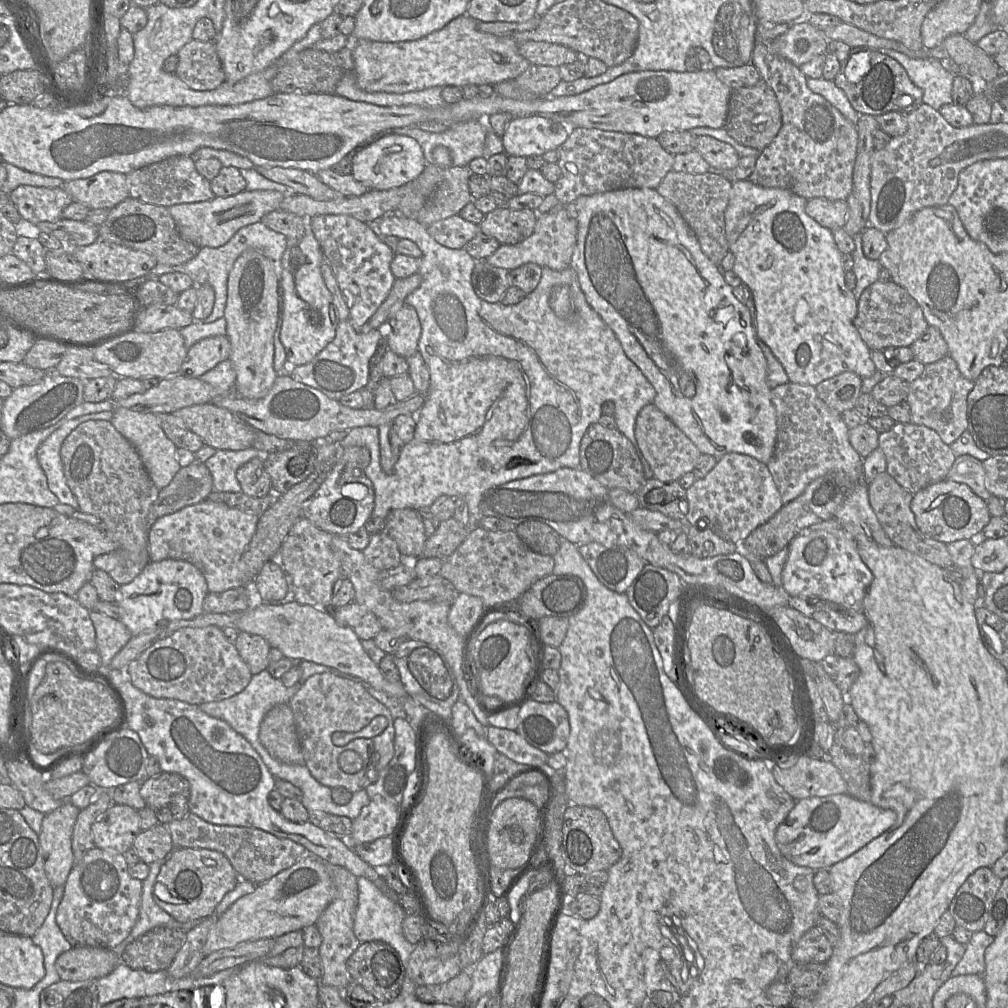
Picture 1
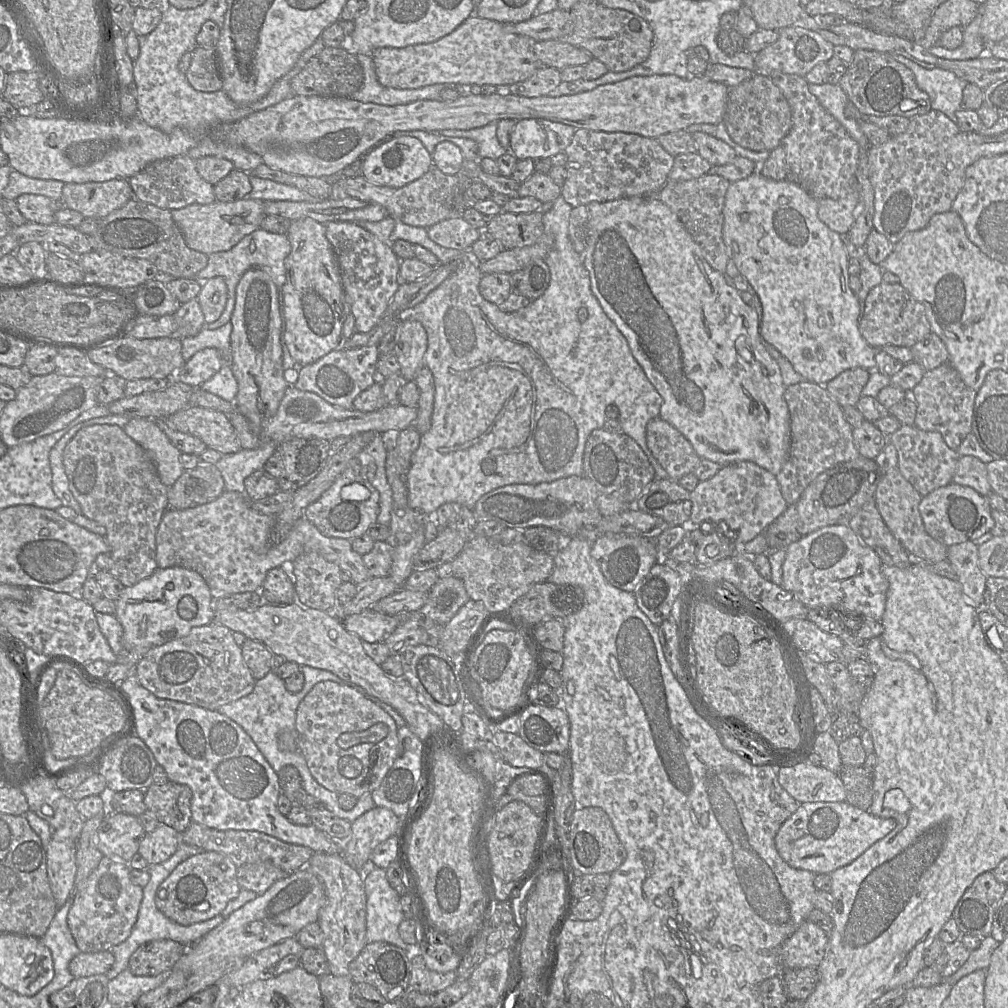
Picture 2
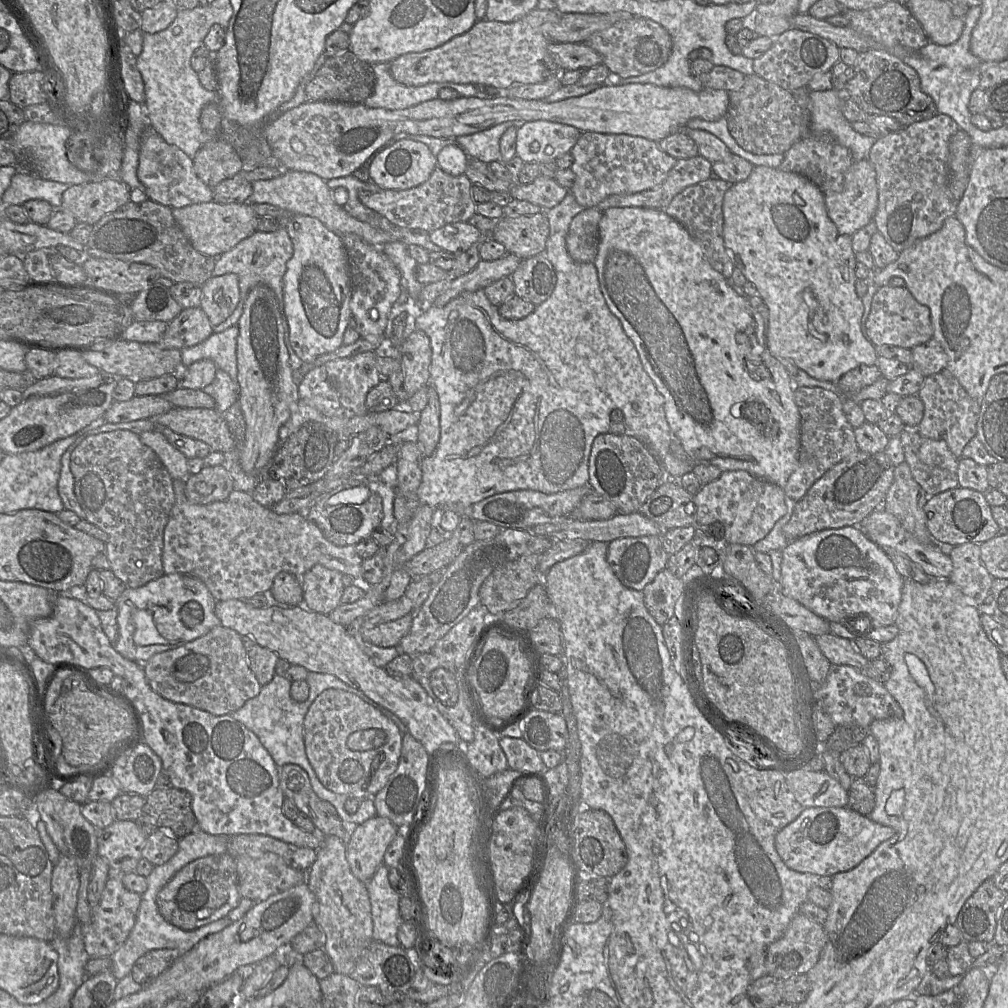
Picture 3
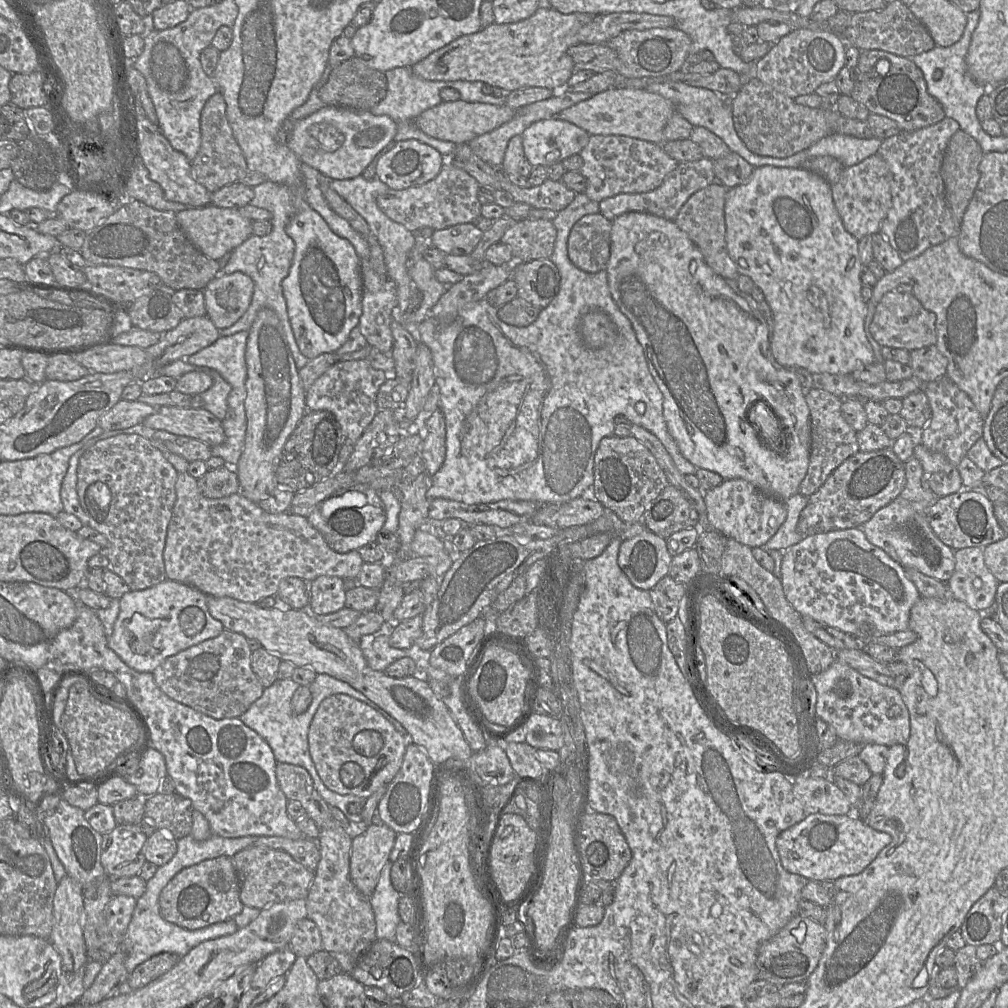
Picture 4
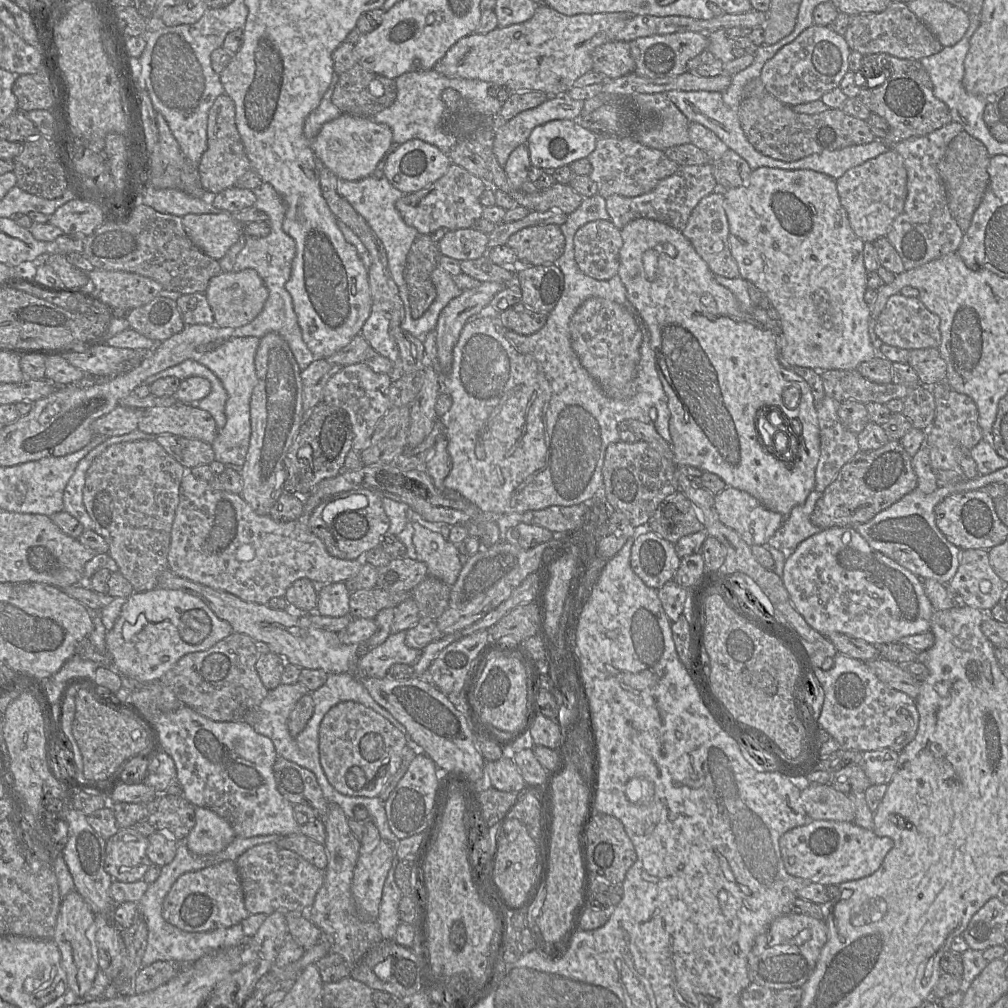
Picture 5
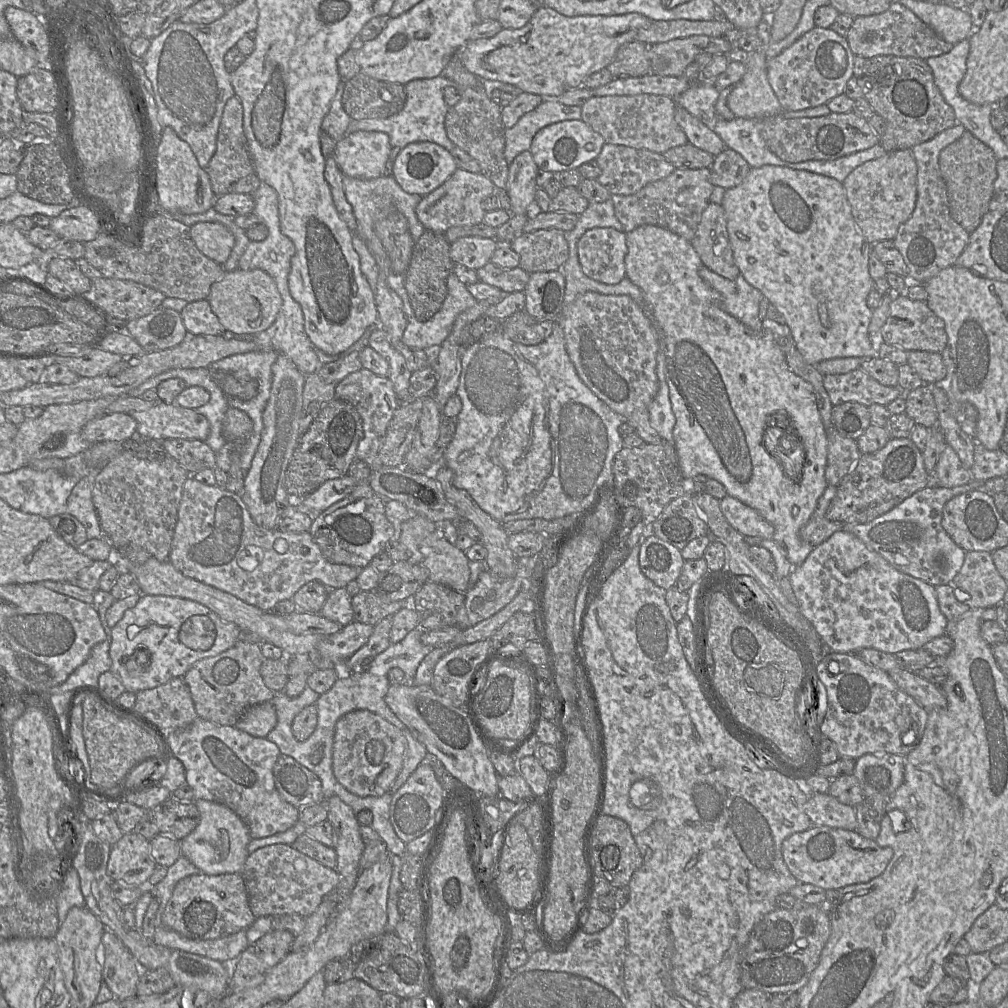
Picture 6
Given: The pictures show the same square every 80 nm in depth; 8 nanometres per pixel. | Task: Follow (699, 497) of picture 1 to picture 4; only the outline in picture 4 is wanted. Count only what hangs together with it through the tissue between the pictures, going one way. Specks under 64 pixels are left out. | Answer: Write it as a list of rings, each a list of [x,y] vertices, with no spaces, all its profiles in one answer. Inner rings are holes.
[[[740,478],[724,480],[719,486],[704,492],[704,501],[711,528],[750,548],[764,546],[787,517],[784,501],[764,494]]]

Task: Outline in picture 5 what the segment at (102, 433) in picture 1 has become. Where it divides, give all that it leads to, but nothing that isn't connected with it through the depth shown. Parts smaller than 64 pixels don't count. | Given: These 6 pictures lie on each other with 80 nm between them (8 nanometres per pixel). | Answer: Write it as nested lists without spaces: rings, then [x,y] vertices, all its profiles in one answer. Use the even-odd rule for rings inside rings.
[[[137,440],[112,444],[99,454],[87,470],[83,487],[83,503],[90,516],[94,531],[108,543],[108,555],[115,561],[118,571],[132,584],[135,592],[150,591],[157,587],[159,575],[168,569],[167,555],[170,546],[171,529],[177,505],[179,503],[179,488],[186,469],[182,464],[171,457],[155,440]]]

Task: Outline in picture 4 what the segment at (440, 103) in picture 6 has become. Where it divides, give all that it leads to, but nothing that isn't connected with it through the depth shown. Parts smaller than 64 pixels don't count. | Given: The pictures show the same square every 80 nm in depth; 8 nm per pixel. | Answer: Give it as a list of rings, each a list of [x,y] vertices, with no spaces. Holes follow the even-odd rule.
[[[398,67],[385,72],[387,78],[387,94],[385,98],[380,101],[376,106],[374,106],[370,111],[374,115],[387,115],[389,116],[397,125],[397,133],[393,140],[395,142],[400,142],[403,140],[414,139],[416,135],[413,134],[423,134],[424,136],[430,137],[423,131],[421,131],[415,124],[415,119],[425,110],[437,106],[442,102],[440,97],[440,91],[443,88],[450,88],[450,81],[430,81],[425,80],[416,76],[410,67]]]

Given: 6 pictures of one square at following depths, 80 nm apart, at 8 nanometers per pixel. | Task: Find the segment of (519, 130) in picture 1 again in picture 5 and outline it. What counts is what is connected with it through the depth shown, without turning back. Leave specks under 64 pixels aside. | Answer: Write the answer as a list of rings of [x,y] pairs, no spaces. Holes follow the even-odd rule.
[[[552,120],[537,126],[525,144],[529,151],[532,166],[543,170],[555,170],[569,166],[574,161],[587,158],[596,147],[598,136],[574,120]]]

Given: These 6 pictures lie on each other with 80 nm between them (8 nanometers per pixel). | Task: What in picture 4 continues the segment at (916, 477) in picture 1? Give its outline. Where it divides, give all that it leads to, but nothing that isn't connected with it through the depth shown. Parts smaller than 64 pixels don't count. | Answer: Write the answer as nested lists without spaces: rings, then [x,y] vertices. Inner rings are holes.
[[[917,443],[913,456],[921,463],[930,489],[938,496],[946,496],[963,489],[958,469],[941,453],[930,451]]]

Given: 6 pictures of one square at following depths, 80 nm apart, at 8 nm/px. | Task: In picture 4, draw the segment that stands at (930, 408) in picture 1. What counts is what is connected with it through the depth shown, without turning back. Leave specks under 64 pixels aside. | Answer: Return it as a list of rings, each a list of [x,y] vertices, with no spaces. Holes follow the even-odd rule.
[[[947,375],[925,383],[922,390],[928,398],[932,414],[928,424],[923,429],[912,432],[916,434],[919,443],[930,451],[943,454],[957,468],[961,459],[966,456],[967,451],[982,437],[984,418],[982,418],[967,393],[962,391]]]

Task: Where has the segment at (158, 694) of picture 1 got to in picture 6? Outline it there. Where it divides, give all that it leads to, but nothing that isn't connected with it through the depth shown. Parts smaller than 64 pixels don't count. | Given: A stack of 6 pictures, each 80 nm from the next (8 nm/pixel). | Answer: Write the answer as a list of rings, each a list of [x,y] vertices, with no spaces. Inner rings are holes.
[[[241,637],[226,651],[194,663],[183,680],[189,688],[197,715],[217,725],[234,726],[248,708],[270,702],[276,693],[265,685],[260,674],[264,660],[260,644]]]

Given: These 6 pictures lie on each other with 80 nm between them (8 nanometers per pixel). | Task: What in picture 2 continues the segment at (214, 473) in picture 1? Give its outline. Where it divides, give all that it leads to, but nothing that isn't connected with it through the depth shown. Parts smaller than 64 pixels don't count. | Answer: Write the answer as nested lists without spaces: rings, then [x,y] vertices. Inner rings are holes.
[[[262,440],[256,449],[241,449],[237,453],[223,455],[214,465],[224,479],[225,491],[245,494],[244,480],[255,471],[264,469],[278,445],[280,443],[272,440]]]

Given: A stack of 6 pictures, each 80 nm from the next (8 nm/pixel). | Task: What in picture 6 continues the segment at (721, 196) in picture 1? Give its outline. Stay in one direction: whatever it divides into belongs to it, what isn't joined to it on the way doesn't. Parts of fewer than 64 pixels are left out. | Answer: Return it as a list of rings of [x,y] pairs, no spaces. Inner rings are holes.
[[[708,204],[690,242],[703,265],[711,271],[729,280],[736,279],[740,274],[733,259],[725,210],[721,204]]]

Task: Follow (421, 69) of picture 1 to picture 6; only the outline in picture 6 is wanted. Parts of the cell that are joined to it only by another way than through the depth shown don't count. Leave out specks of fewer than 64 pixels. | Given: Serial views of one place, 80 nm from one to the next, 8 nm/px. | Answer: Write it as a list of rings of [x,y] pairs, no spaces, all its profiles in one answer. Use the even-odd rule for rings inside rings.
[[[542,6],[522,28],[503,28],[491,38],[468,41],[461,49],[461,61],[469,72],[482,79],[508,83],[543,98],[558,97],[581,87],[589,75],[606,68],[617,50],[635,41],[637,32],[651,22],[634,12],[567,17]]]

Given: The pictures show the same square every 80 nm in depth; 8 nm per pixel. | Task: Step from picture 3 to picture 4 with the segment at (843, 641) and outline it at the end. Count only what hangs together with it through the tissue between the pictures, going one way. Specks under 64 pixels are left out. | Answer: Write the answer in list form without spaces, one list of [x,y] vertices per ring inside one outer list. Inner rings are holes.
[[[862,647],[838,650],[835,651],[835,654],[836,659],[845,662],[862,675],[873,679],[880,684],[900,690],[903,682],[905,681],[905,676],[893,676],[886,665],[887,663],[875,660],[865,653]]]

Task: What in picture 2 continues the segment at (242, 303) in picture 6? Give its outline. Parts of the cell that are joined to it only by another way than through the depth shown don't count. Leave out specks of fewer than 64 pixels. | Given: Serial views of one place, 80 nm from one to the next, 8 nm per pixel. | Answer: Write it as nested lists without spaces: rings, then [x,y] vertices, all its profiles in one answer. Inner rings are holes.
[[[214,277],[200,283],[201,291],[197,299],[208,324],[222,315],[228,299],[228,290],[223,277]]]

